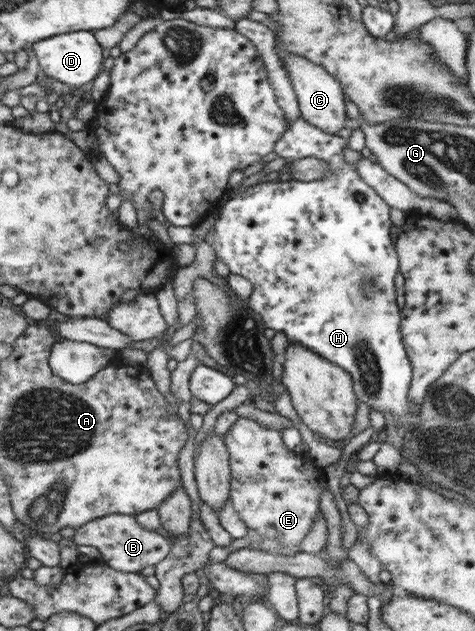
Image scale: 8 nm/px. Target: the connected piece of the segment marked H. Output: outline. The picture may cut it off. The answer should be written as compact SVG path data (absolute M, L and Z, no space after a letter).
M303 117L297 118L279 141L275 143L275 155L283 157L286 161L298 160L303 157L316 157L327 163L327 168L331 173L323 179L317 181L276 181L275 183L256 184L247 187L245 191L236 193L233 197L225 200L215 212L214 236L211 247L215 252L215 257L221 260L230 273L244 277L252 285L246 306L261 317L263 325L273 331L281 331L286 339L292 343L298 343L313 353L319 354L323 359L330 361L333 365L338 365L346 370L354 378L355 396L363 401L369 408L376 409L379 412L389 411L393 414L395 427L397 430L411 429L418 423L418 410L415 404L411 403L407 397L409 391L409 380L411 379L411 366L407 359L403 345L401 345L401 335L399 335L399 311L395 303L395 289L393 289L393 277L397 273L398 255L395 255L396 249L391 245L389 239L389 207L383 203L383 197L362 181L362 177L353 171L345 161L343 161L343 149L345 149L345 140L337 137L335 134L327 134L317 127L305 122Z

